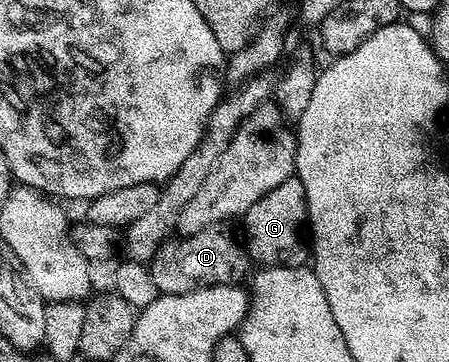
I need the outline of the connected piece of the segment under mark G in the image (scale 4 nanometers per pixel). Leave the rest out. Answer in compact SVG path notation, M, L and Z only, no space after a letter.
M298 177L286 179L277 189L265 193L253 209L242 216L241 239L247 248L248 260L259 262L263 267L302 267L308 262L309 251L305 246L304 234L307 223L307 198L305 185Z

